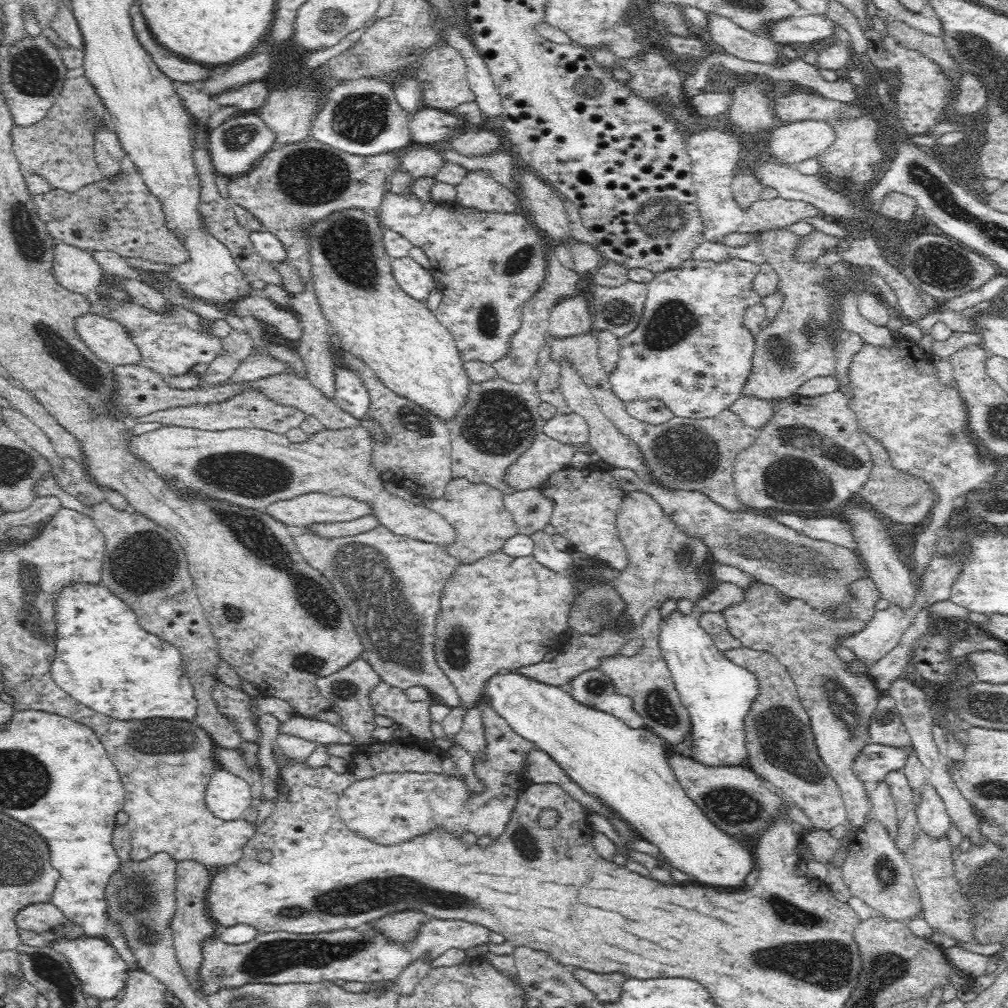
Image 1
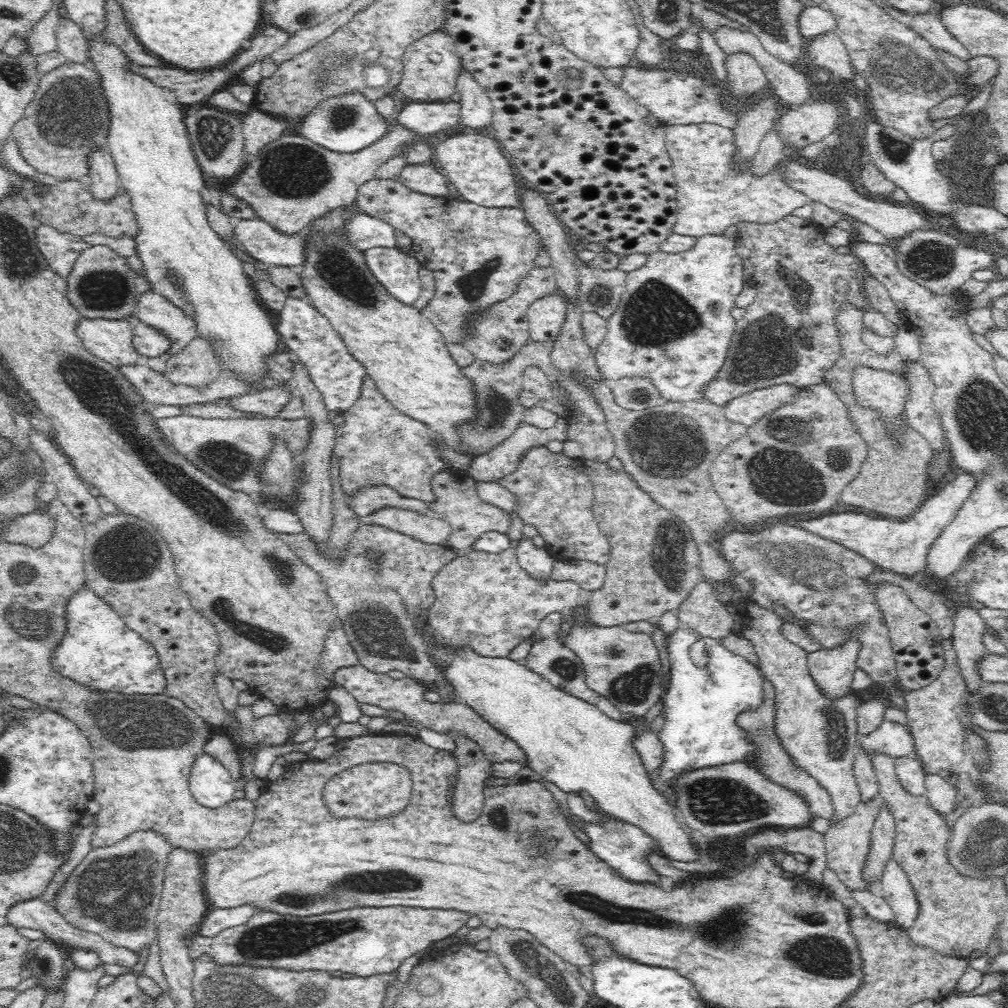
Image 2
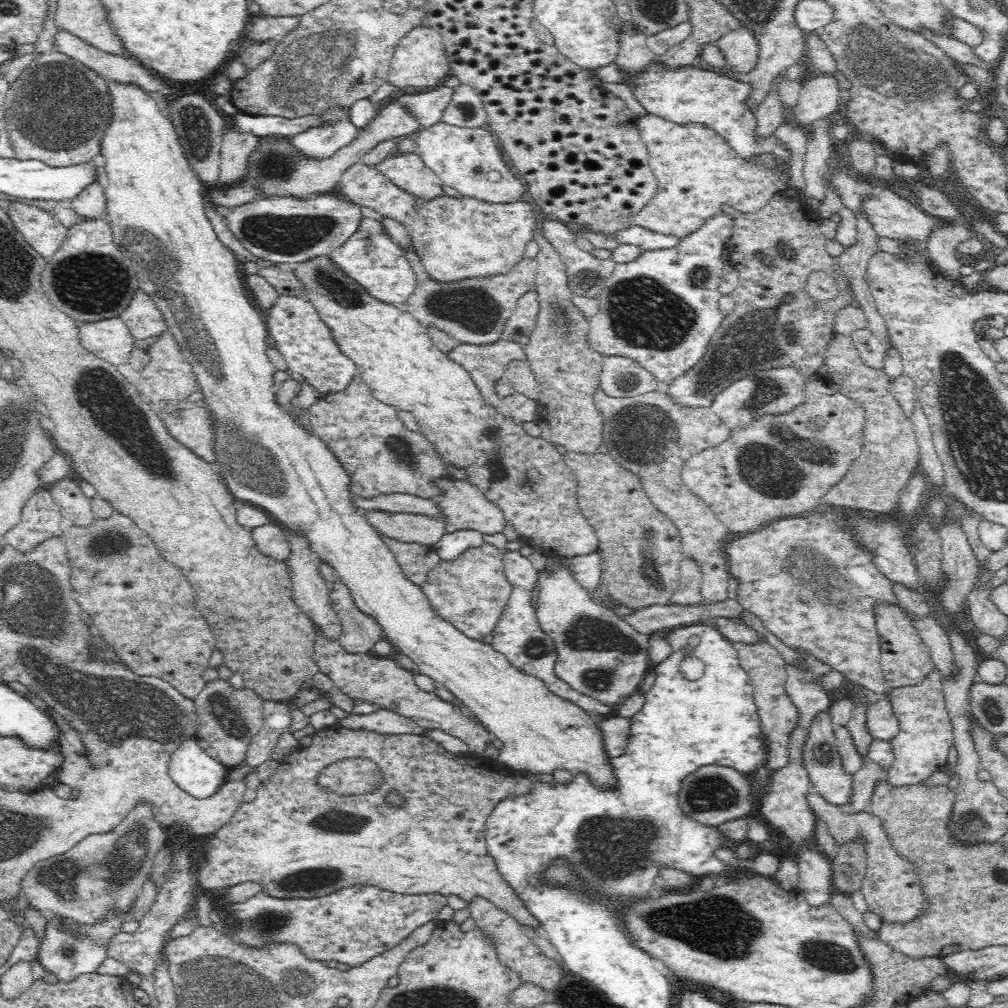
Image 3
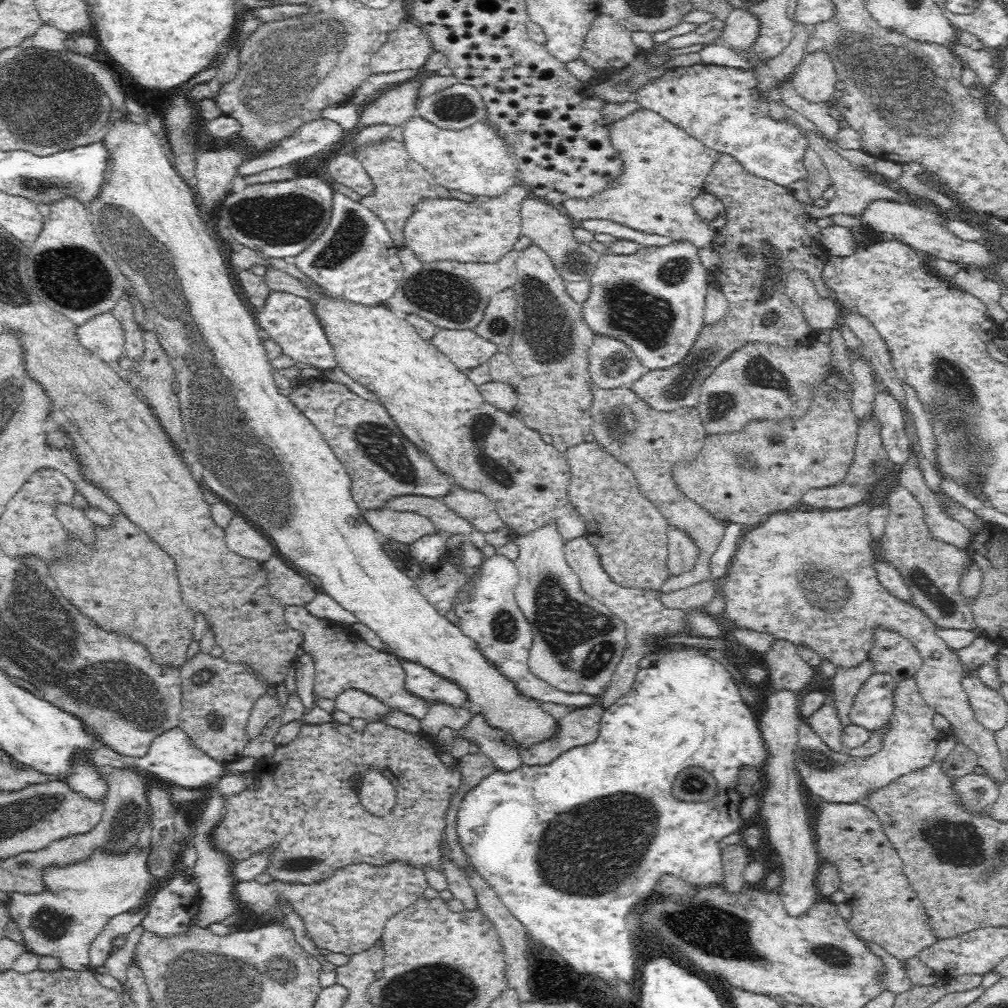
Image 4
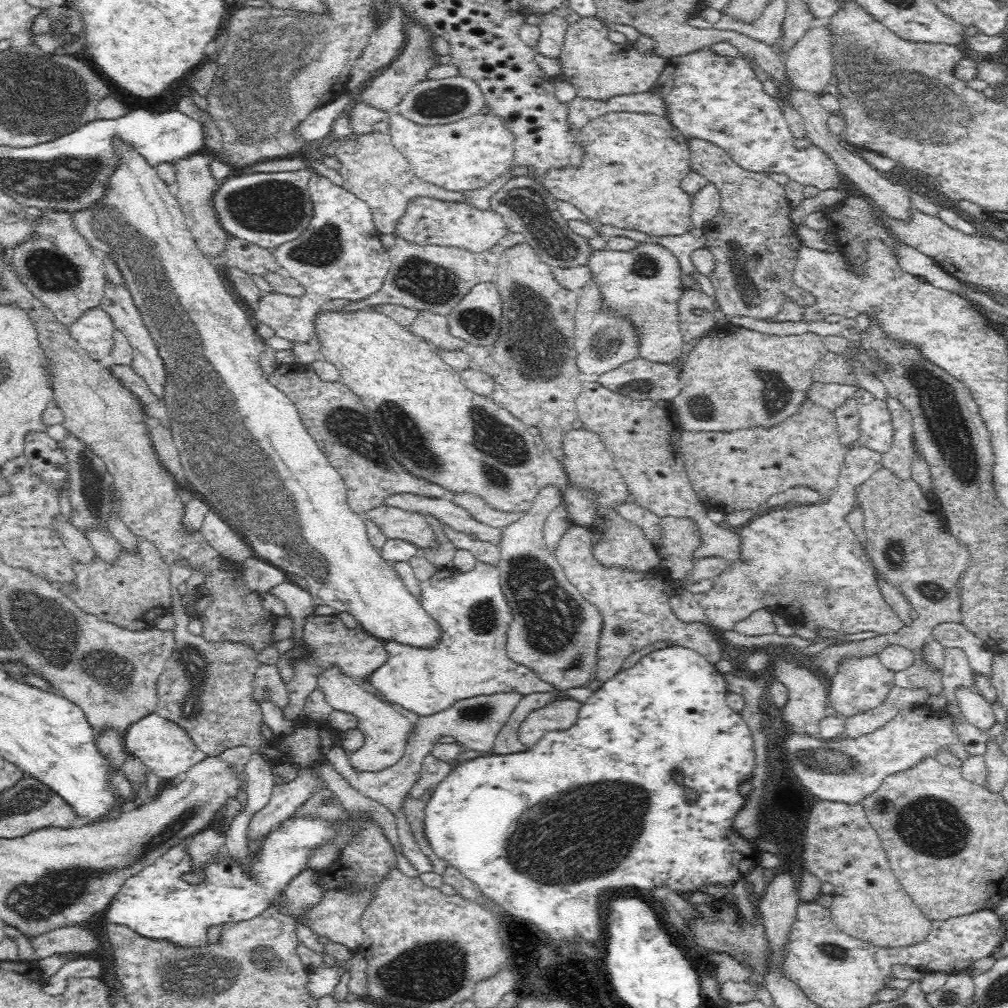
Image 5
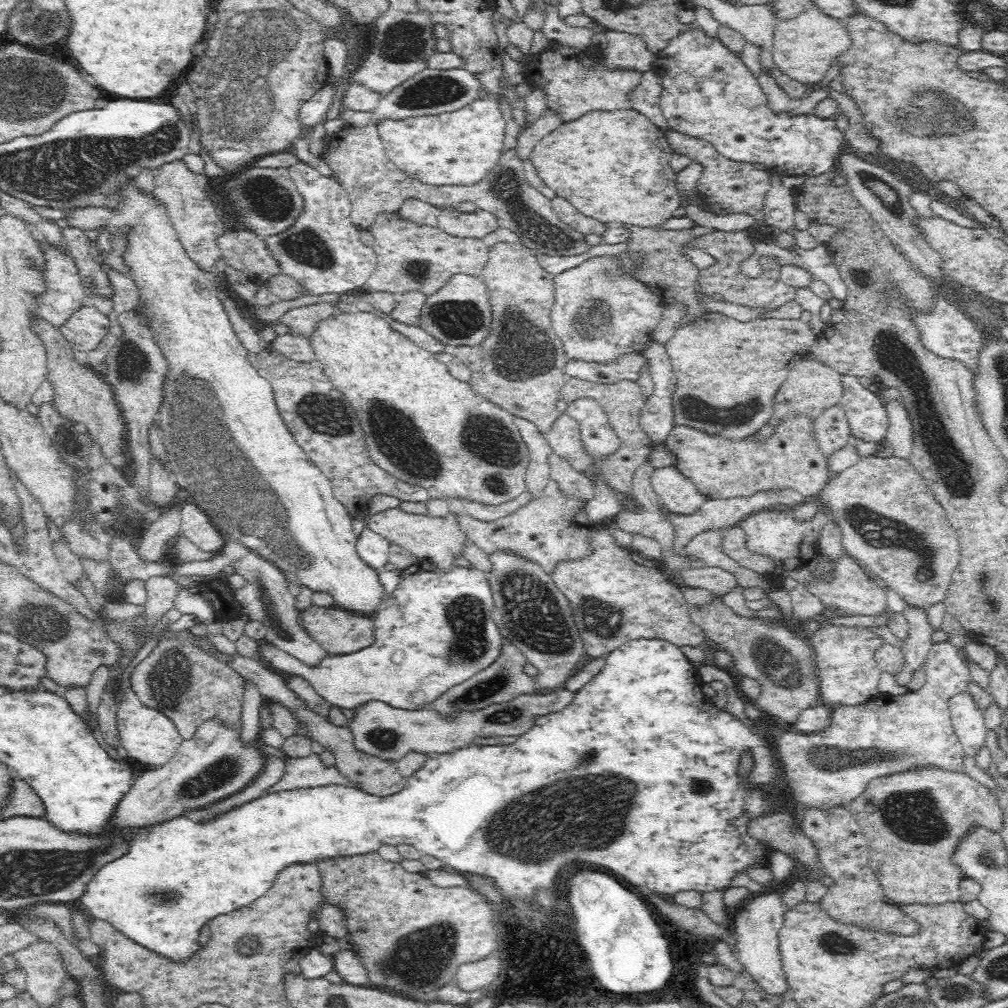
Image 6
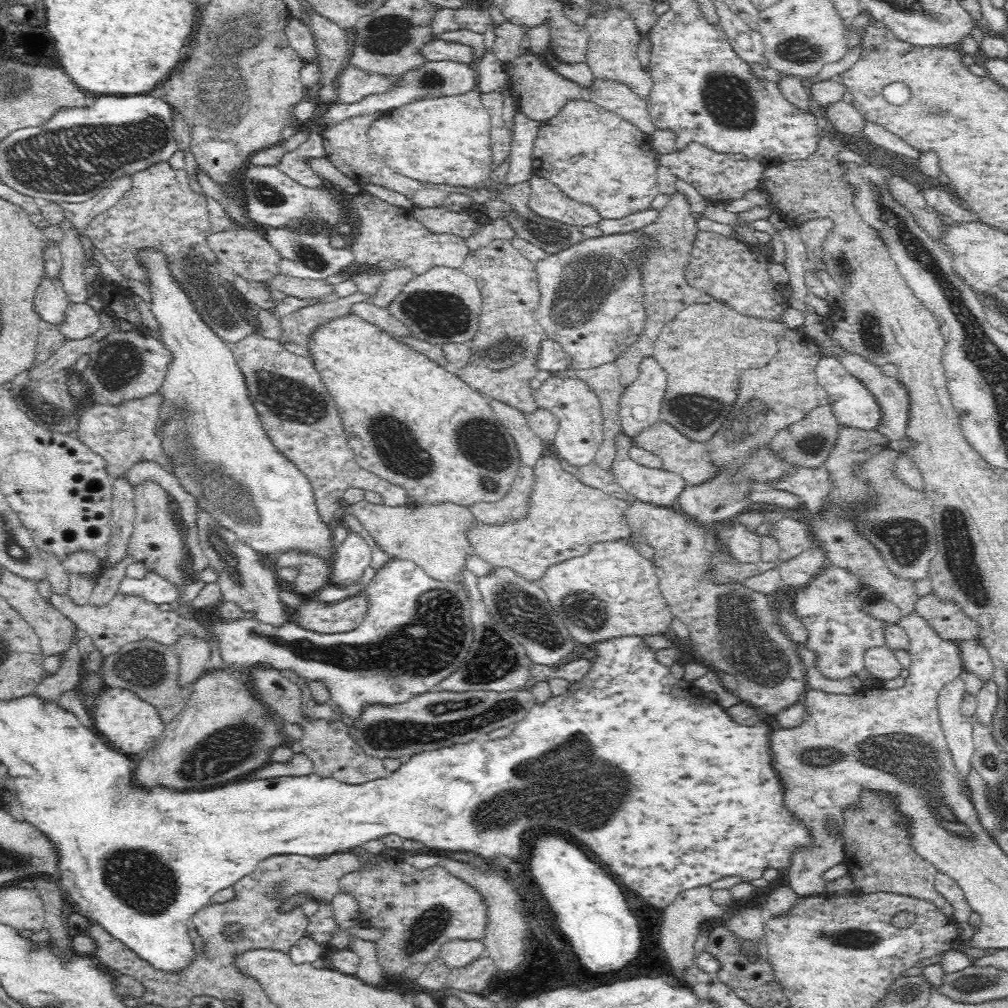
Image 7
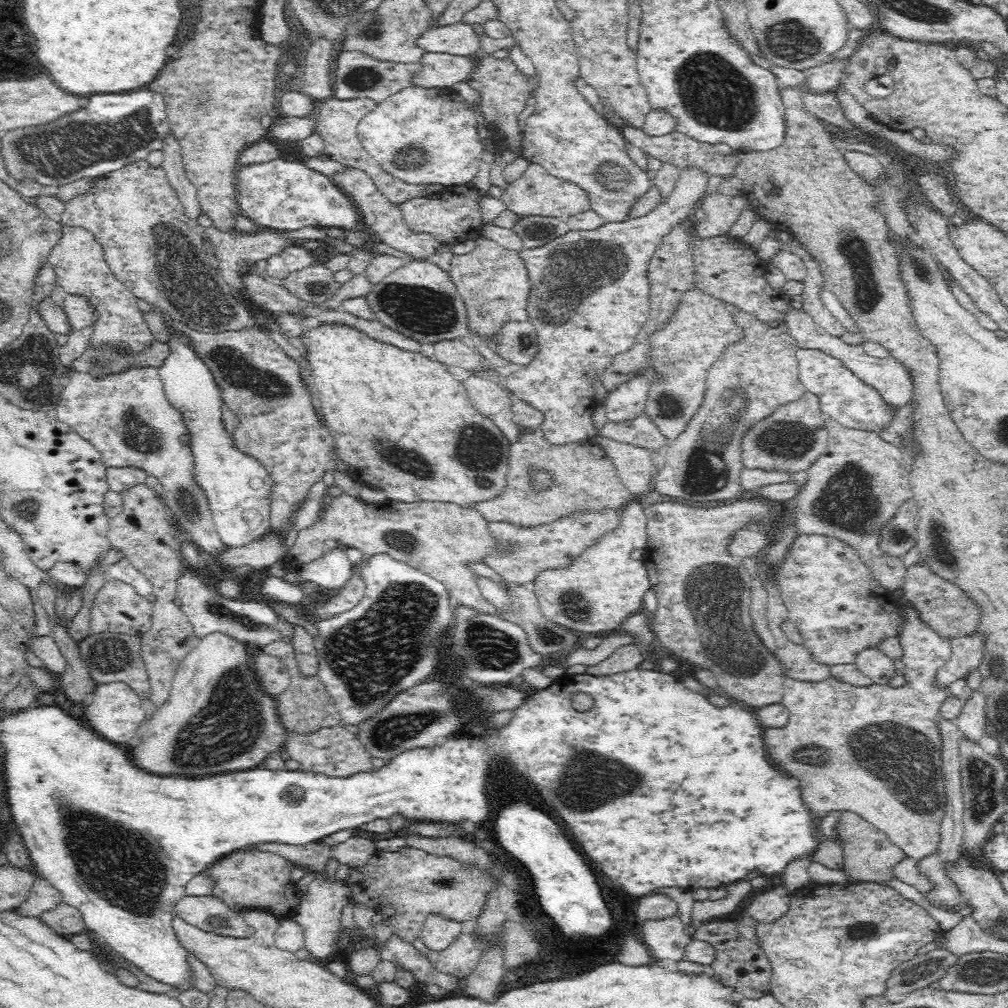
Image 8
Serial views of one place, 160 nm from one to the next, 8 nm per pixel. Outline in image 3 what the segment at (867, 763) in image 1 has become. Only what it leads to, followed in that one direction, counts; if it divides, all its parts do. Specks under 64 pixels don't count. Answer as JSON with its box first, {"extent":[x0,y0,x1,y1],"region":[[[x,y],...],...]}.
{"extent":[865,696,900,740],"region":[[[884,696],[872,704],[867,701],[866,707],[865,722],[870,735],[878,740],[892,740],[900,728],[890,699]]]}

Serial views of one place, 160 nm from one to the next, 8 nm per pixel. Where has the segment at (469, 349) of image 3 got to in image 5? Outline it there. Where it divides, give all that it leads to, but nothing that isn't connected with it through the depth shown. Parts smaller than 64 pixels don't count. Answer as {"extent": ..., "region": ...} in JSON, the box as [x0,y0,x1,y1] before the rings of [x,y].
{"extent":[408,308,467,349],"region":[[[428,308],[425,309],[419,310],[416,318],[412,320],[412,324],[408,328],[410,332],[442,349],[462,349],[467,346],[463,340],[448,334],[448,323],[446,323],[445,316],[435,314]]]}

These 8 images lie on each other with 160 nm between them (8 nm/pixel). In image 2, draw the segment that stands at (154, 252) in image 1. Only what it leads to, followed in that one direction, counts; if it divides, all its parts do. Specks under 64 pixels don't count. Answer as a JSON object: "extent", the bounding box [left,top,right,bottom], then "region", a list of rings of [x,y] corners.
{"extent":[26,179,138,239],"region":[[[62,179],[57,185],[46,186],[48,192],[44,196],[35,196],[31,194],[29,188],[26,188],[26,200],[30,203],[30,208],[36,212],[36,220],[40,223],[48,223],[60,232],[70,232],[76,234],[80,238],[92,236],[96,233],[110,237],[122,238],[127,236],[131,239],[138,230],[136,230],[136,222],[133,215],[130,215],[130,202],[128,196],[120,190],[112,200],[108,202],[97,202],[90,192],[86,184],[76,179]]]}

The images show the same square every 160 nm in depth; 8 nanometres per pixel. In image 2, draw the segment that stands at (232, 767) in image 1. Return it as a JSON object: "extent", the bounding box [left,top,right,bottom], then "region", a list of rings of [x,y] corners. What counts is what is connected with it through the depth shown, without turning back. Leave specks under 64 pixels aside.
{"extent":[204,731,242,782],"region":[[[213,731],[204,744],[204,753],[210,754],[218,763],[222,764],[234,781],[238,782],[242,779],[241,752],[237,750],[237,746],[234,746],[226,733]]]}

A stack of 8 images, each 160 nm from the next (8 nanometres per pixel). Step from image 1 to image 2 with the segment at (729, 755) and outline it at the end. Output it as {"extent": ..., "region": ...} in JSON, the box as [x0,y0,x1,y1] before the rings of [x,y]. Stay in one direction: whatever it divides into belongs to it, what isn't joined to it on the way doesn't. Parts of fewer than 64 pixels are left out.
{"extent":[648,625,764,806],"region":[[[681,625],[674,632],[667,636],[666,648],[670,661],[670,686],[666,694],[662,695],[662,726],[656,728],[656,738],[660,741],[662,748],[659,749],[660,766],[648,771],[649,781],[656,793],[660,793],[669,806],[677,802],[676,780],[688,771],[696,771],[702,768],[709,768],[721,764],[733,762],[752,762],[757,760],[757,742],[753,738],[750,729],[741,728],[737,724],[738,716],[746,711],[756,711],[764,700],[763,688],[764,679],[758,672],[754,664],[750,663],[746,657],[726,649],[720,640],[714,637],[702,636],[702,642],[706,646],[706,667],[702,668],[694,664],[690,658],[690,648],[688,642],[694,640],[694,634],[690,634],[690,629]]]}

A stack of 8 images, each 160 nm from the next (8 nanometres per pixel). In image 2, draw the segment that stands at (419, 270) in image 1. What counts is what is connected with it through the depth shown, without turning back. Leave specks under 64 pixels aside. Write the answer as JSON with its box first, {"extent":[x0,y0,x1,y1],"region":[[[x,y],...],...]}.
{"extent":[362,246,422,305],"region":[[[376,246],[376,248],[366,248],[362,250],[362,261],[366,263],[366,269],[374,277],[380,287],[393,296],[398,302],[405,305],[412,305],[422,292],[422,282],[418,275],[420,263],[416,258],[409,257],[406,252],[396,248],[387,248],[386,246]]]}

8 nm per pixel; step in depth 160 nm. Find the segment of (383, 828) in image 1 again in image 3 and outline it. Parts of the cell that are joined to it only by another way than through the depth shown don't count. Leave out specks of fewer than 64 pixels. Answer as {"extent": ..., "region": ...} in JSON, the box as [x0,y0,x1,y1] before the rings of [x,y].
{"extent":[319,759,379,792],"region":[[[345,759],[326,766],[319,780],[335,792],[362,792],[379,783],[378,767],[365,759]]]}

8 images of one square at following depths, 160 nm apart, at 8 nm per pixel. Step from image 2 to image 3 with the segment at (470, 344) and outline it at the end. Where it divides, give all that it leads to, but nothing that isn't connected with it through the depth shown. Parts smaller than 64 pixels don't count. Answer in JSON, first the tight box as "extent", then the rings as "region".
{"extent":[401,250,538,343],"region":[[[407,250],[408,260],[416,276],[416,288],[401,306],[425,328],[430,326],[449,334],[458,342],[489,343],[501,336],[506,318],[512,314],[516,299],[526,292],[534,292],[532,284],[536,284],[538,264],[530,258],[522,258],[510,272],[506,274],[490,274],[490,276],[472,276],[462,280],[442,282],[433,278],[422,265],[420,256],[414,250]]]}

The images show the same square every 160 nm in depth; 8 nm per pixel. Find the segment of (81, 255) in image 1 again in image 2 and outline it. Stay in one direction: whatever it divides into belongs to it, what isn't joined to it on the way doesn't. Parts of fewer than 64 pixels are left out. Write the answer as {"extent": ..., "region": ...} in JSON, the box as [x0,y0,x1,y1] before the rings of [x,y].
{"extent":[34,222,88,278],"region":[[[38,222],[34,234],[36,247],[53,272],[62,278],[70,274],[70,268],[78,252],[88,246],[80,236],[70,232],[60,232],[48,223]]]}

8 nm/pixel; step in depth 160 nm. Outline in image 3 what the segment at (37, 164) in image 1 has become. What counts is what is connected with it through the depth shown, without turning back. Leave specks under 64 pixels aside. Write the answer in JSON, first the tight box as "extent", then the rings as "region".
{"extent":[5,50,111,166],"region":[[[58,50],[53,53],[41,53],[32,67],[27,67],[17,80],[6,88],[5,127],[9,133],[10,146],[18,159],[38,159],[50,166],[64,166],[93,159],[101,153],[103,131],[111,119],[110,87],[103,75],[70,60],[68,64],[58,66]]]}

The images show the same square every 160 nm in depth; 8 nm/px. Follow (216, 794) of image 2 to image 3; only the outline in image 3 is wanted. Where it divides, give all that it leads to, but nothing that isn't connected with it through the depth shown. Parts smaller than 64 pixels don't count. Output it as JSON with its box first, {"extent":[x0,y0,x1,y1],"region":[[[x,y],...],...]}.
{"extent":[167,737,229,798],"region":[[[186,737],[170,753],[167,775],[174,784],[196,798],[214,796],[226,781],[229,769],[207,754],[198,740]]]}

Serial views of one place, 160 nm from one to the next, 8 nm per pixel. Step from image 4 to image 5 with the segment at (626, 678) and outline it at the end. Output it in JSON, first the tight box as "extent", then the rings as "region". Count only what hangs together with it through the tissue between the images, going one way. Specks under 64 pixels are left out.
{"extent":[554,526,725,683],"region":[[[572,526],[563,535],[554,554],[564,579],[567,579],[567,582],[579,592],[584,600],[597,608],[602,620],[604,620],[602,622],[604,626],[602,626],[602,632],[598,638],[598,650],[596,650],[596,672],[593,672],[596,683],[613,677],[622,669],[634,666],[640,660],[640,656],[648,654],[650,650],[664,648],[664,646],[680,645],[690,648],[690,650],[704,656],[712,664],[725,657],[725,649],[719,644],[718,636],[712,627],[698,621],[698,619],[682,620],[674,614],[668,598],[674,596],[677,585],[666,567],[644,572],[644,570],[630,570],[630,568],[622,568],[622,566],[604,566],[592,555],[595,544],[602,543],[602,540],[605,540],[604,533],[594,531],[594,527]]]}

